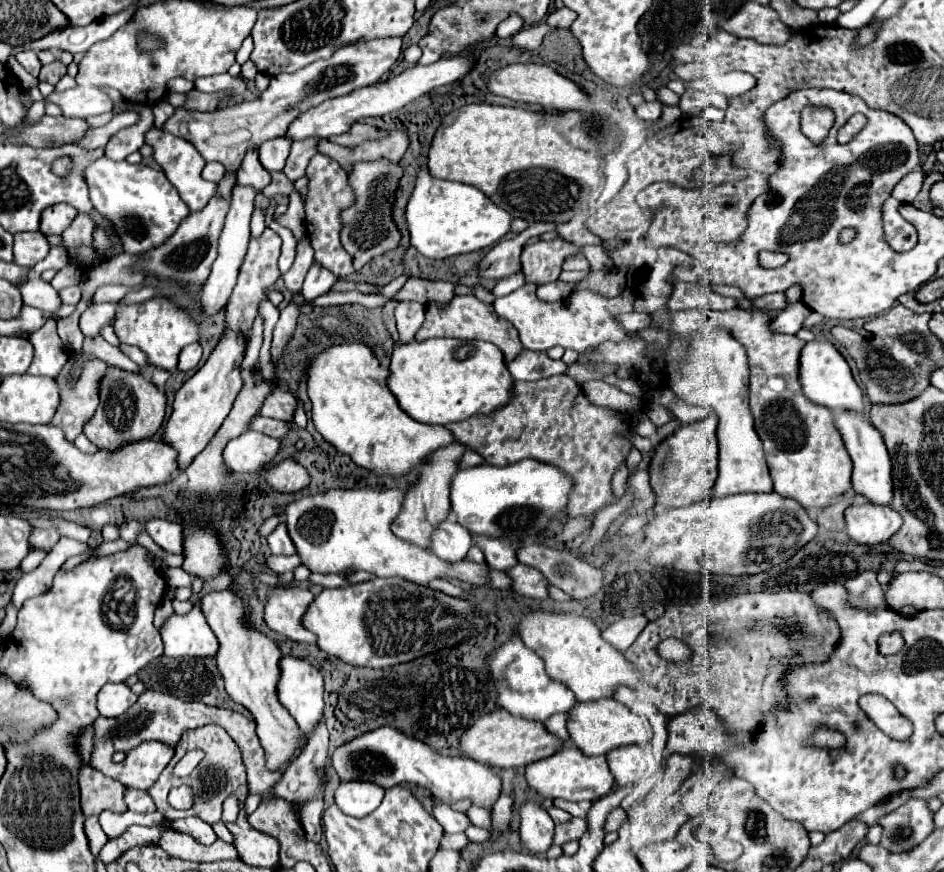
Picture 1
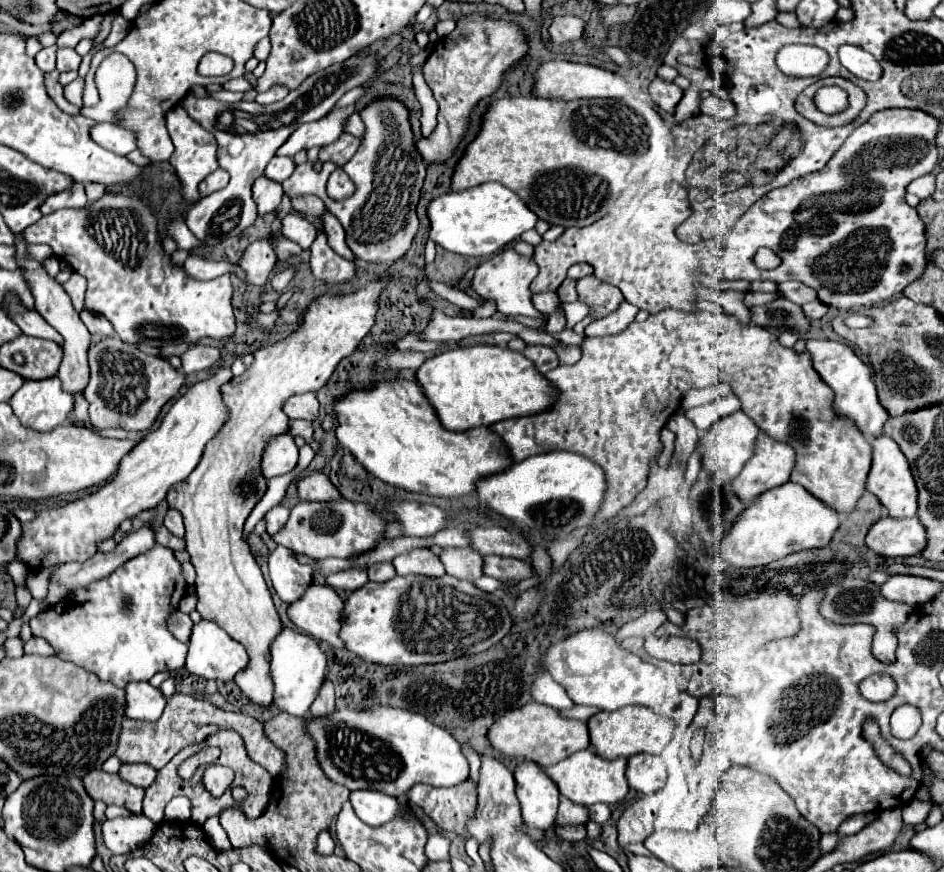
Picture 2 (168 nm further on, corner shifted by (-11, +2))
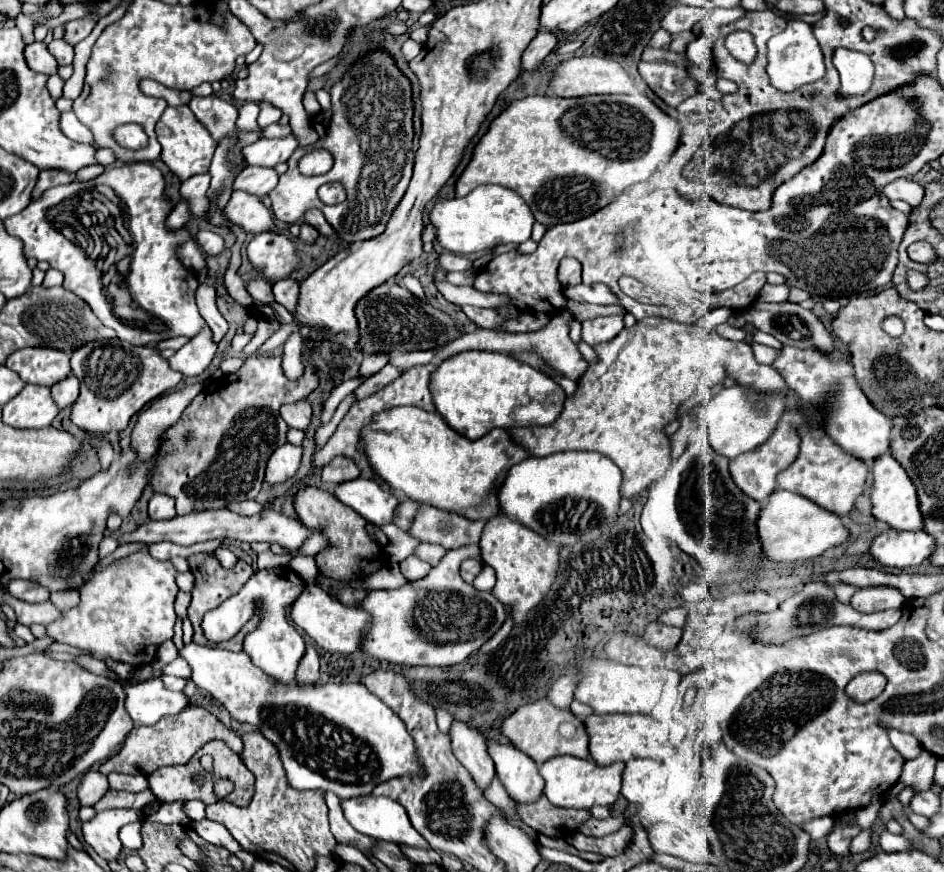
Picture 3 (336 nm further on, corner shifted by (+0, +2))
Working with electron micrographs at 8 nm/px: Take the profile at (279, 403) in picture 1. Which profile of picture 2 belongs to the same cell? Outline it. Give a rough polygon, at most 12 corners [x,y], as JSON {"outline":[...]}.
{"outline":[[296,394],[284,404],[288,418],[316,420],[316,394]]}

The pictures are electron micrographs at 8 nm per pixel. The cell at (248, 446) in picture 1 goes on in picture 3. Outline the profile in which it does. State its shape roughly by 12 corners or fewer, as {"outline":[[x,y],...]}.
{"outline":[[283,444],[267,462],[265,480],[281,484],[301,466],[301,446]]}

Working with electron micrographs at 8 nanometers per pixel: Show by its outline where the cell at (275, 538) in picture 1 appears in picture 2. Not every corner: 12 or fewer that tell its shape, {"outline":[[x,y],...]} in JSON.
{"outline":[[274,506],[266,514],[268,534],[276,534],[288,522],[290,508]]}

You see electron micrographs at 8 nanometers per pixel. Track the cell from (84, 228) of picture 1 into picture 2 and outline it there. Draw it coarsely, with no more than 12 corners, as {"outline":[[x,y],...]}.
{"outline":[[88,183],[85,192],[88,204],[104,195],[102,184]]}

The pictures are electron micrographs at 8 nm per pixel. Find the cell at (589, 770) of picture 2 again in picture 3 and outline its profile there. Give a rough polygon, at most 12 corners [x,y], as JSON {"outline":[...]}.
{"outline":[[555,756],[539,766],[561,808],[611,806],[623,762]]}

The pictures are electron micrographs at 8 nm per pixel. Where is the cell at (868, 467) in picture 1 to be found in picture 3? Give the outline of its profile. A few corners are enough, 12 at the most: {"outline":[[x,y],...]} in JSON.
{"outline":[[873,462],[873,516],[923,530],[917,490],[901,464]]}

